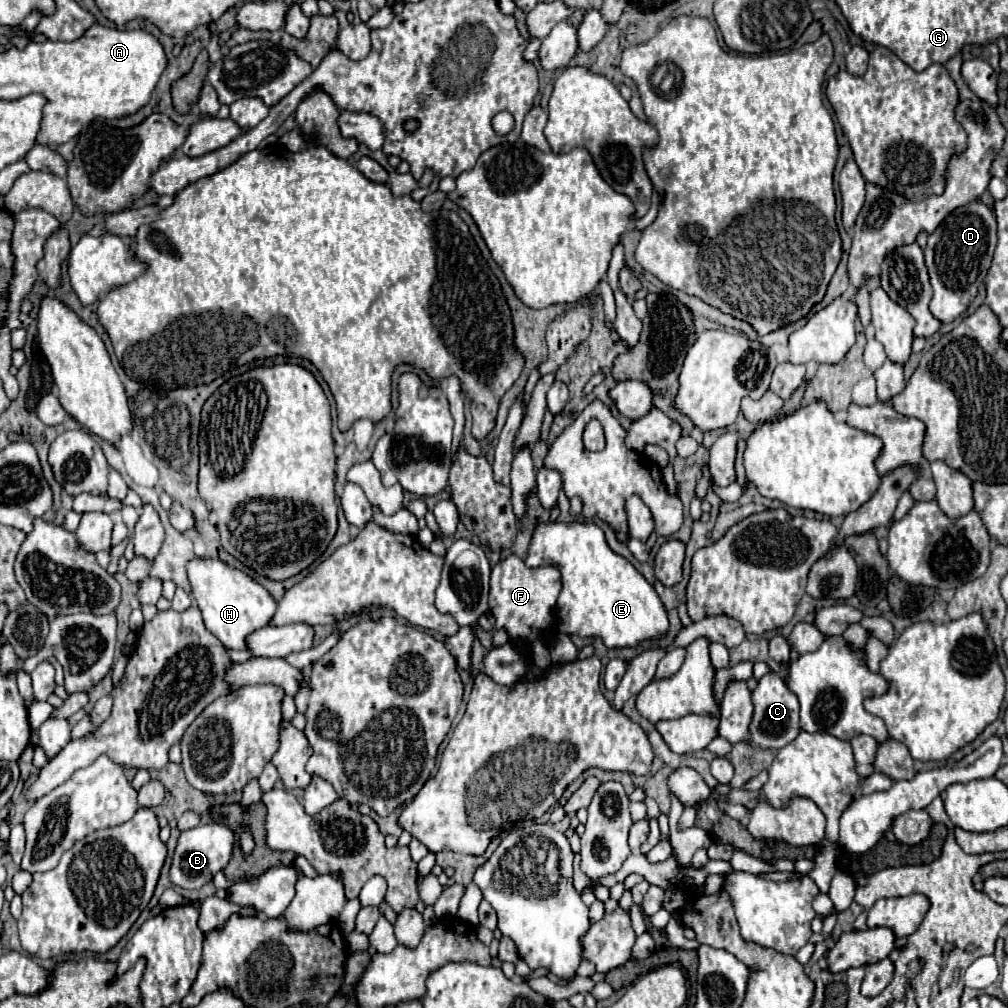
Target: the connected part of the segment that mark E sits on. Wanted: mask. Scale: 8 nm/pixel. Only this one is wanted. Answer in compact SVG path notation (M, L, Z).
M538 524L532 536L528 558L524 560L528 568L538 566L556 566L562 572L562 592L560 602L556 604L556 618L560 632L578 634L582 638L598 636L606 644L606 648L636 648L646 640L660 640L666 636L670 622L664 604L660 602L652 584L644 580L644 576L622 556L612 552L606 544L604 532L596 524Z

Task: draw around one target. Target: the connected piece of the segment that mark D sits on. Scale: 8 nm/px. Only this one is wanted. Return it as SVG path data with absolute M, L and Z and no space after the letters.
M980 202L964 204L942 220L942 224L928 236L926 244L926 266L934 296L930 300L930 312L942 324L960 318L970 302L976 298L992 262L996 248L996 220L994 212Z

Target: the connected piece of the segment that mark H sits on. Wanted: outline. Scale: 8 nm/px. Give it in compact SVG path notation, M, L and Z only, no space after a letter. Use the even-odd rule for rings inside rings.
M190 560L188 562L188 578L192 584L192 594L202 610L206 628L230 650L246 650L246 636L258 628L270 624L276 612L276 600L264 590L258 582L254 582L244 572L224 564L222 560Z

